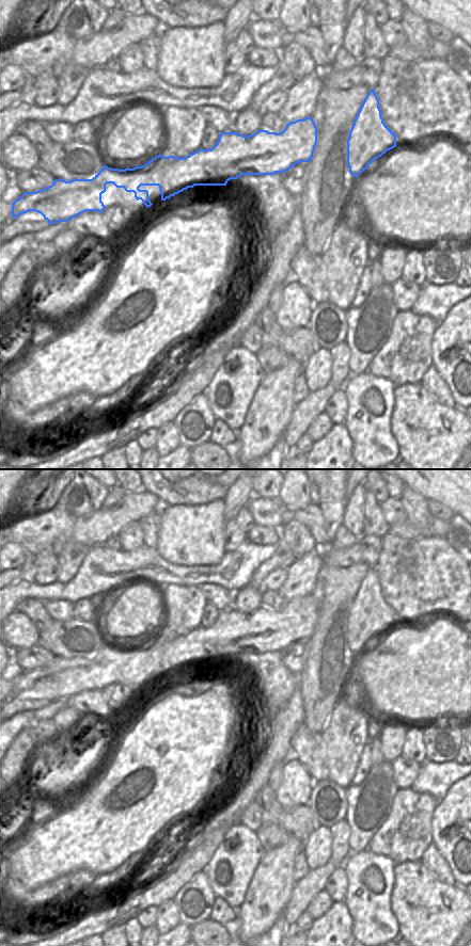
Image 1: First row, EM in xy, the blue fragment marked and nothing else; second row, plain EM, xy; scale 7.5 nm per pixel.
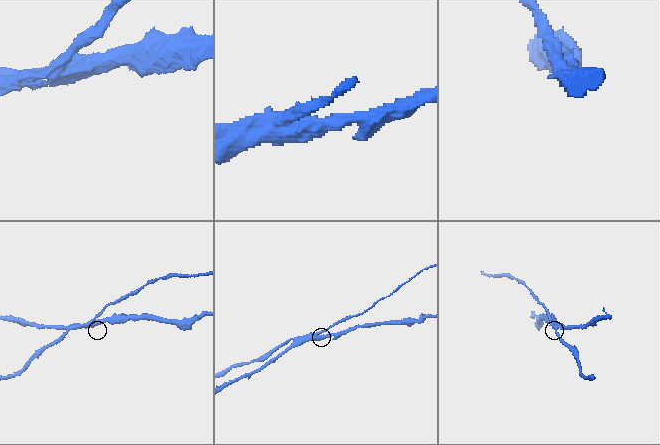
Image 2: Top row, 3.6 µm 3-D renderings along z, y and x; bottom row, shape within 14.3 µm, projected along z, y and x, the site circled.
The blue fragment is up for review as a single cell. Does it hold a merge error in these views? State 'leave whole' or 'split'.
split

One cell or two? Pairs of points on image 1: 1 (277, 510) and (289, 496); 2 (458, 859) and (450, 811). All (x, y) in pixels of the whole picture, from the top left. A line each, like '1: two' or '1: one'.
1: two
2: one

